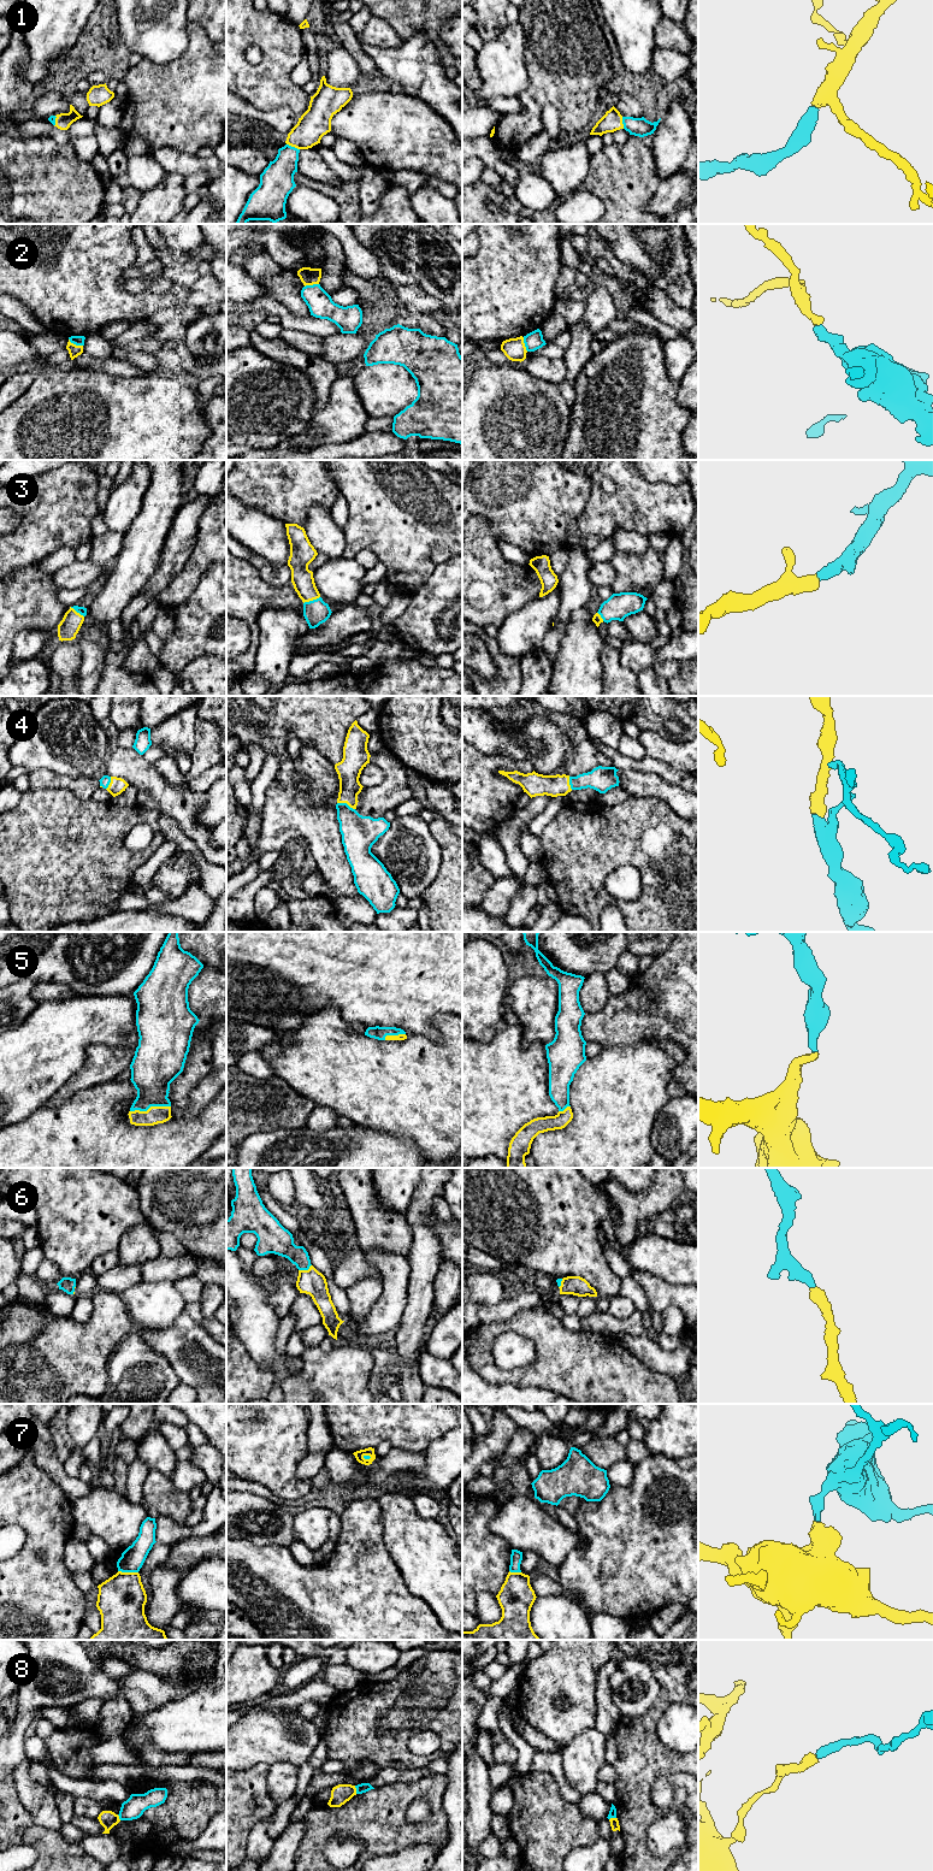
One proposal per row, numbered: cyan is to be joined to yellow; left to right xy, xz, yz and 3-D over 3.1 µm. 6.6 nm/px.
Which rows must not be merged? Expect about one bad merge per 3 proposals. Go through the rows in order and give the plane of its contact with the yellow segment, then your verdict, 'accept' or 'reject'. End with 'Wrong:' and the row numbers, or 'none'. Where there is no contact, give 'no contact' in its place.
1: contact in xz; accept
2: contact in xy; reject
3: contact in xz; accept
4: contact in xz; accept
5: contact in xy; accept
6: contact in xz; accept
7: contact in xy; reject
8: contact in xz; reject
Wrong: 2, 7, 8

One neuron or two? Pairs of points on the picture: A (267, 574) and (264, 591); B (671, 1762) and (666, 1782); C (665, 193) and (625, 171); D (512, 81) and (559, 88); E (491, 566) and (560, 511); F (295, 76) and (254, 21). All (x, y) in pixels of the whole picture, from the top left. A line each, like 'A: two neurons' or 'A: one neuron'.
A: two neurons
B: two neurons
C: two neurons
D: two neurons
E: two neurons
F: two neurons

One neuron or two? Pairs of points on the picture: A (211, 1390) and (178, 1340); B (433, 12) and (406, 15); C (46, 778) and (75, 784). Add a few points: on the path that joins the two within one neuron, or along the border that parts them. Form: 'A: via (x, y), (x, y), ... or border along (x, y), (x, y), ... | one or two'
A: via (211, 1377), (208, 1370), (190, 1352) | one
B: via (426, 12), (413, 12) | one
C: via (53, 780), (68, 783) | one

